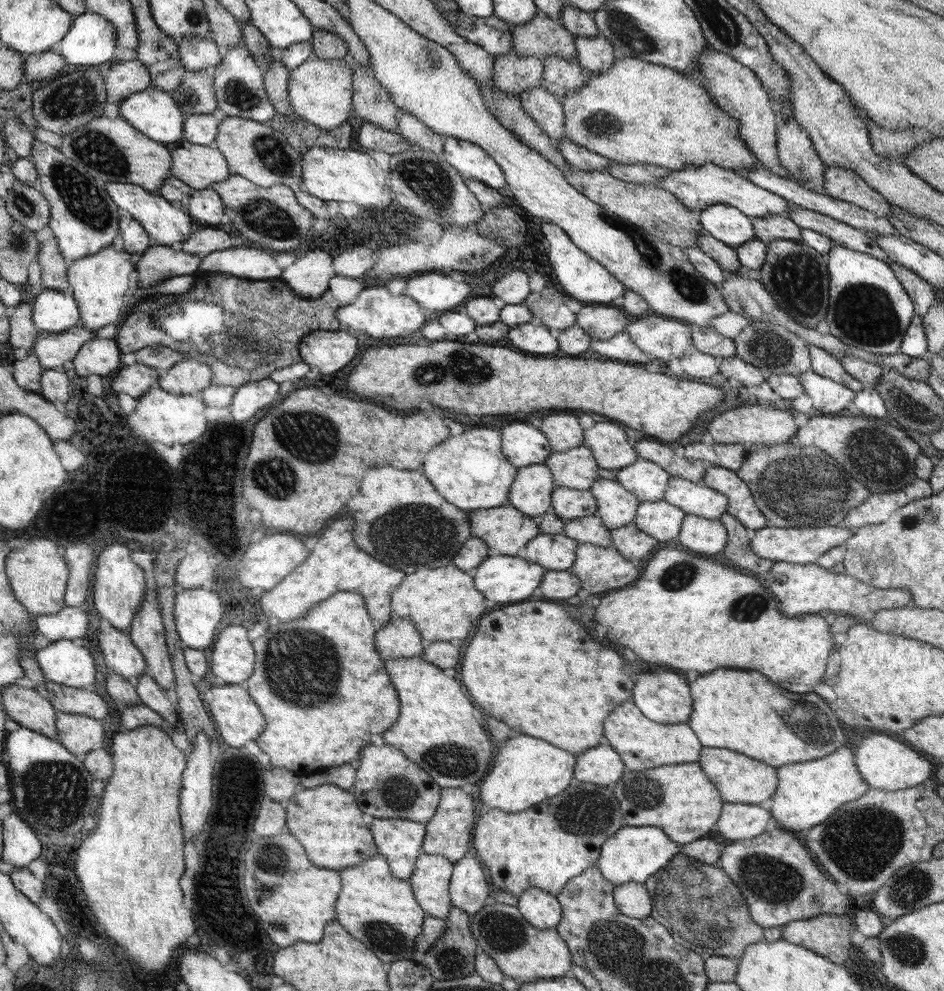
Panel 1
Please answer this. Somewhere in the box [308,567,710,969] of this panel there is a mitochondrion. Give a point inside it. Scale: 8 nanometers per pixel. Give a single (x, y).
(582, 814)

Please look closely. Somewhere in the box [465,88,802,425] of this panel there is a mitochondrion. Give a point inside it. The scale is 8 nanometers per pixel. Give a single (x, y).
(689, 286)

